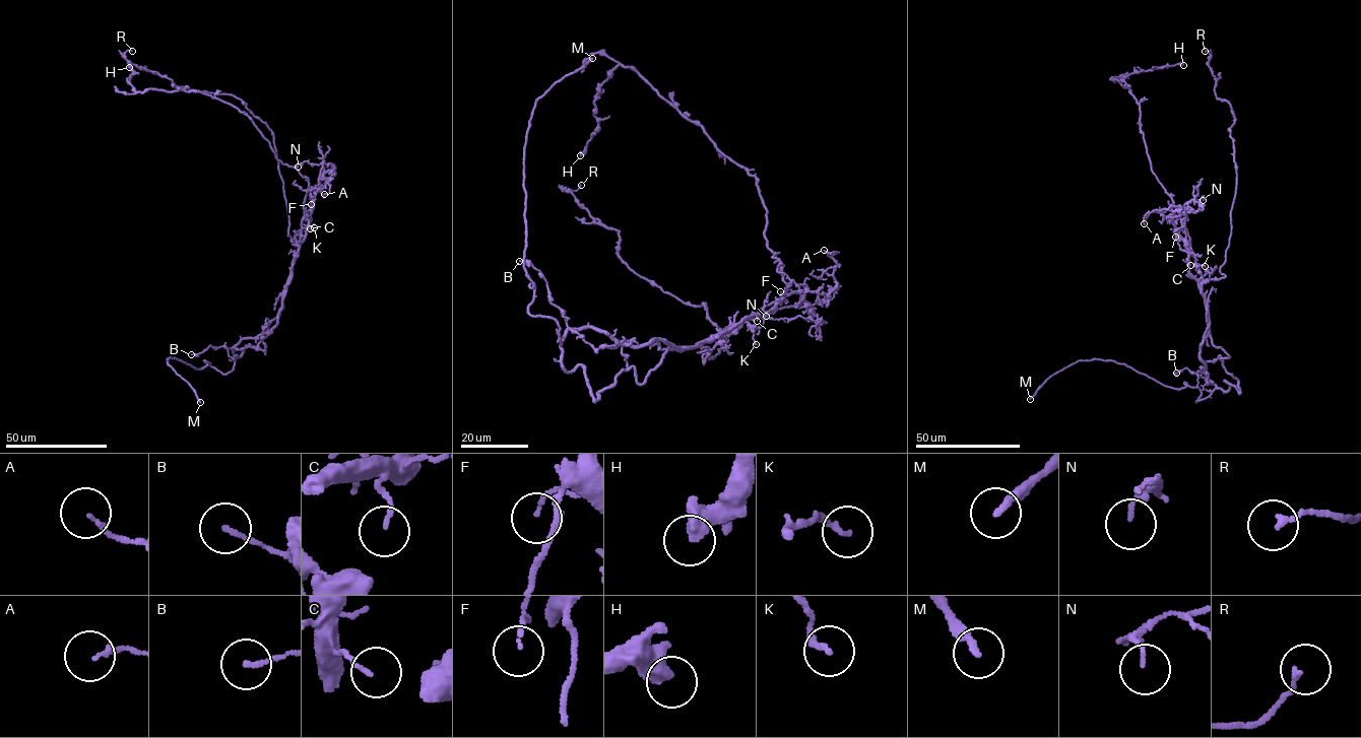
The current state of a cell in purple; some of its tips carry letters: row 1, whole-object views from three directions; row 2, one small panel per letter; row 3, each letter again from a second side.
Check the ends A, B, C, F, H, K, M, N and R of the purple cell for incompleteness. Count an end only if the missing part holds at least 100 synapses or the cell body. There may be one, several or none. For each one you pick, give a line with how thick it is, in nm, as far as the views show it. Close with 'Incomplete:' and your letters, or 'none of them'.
M: Thickness 260 nm
Incomplete: M

